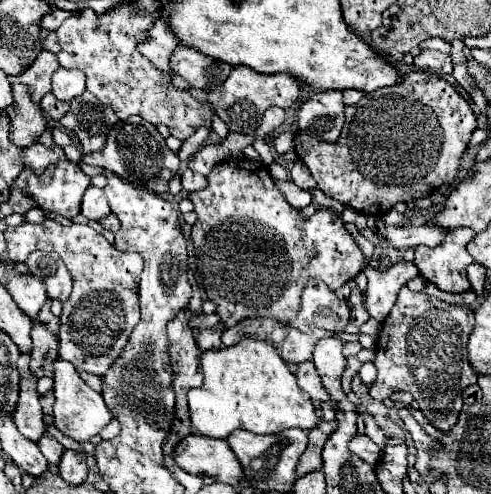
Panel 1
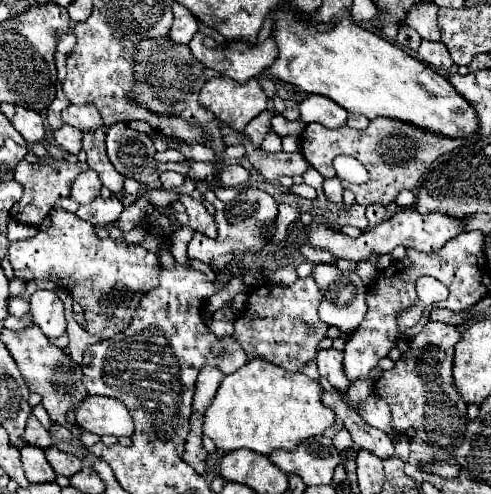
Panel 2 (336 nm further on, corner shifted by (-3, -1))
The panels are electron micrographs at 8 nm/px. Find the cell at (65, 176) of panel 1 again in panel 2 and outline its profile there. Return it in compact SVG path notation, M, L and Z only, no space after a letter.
M86 170L86 172L82 172L82 174L74 180L70 198L74 198L78 204L88 204L88 202L94 200L96 196L100 196L100 188L102 188L102 184L100 184L96 172Z

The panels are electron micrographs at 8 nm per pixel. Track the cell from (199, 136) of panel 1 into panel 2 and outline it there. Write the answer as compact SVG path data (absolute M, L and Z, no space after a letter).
M162 172L160 180L162 180L162 190L174 190L174 188L182 186L184 176L178 172Z

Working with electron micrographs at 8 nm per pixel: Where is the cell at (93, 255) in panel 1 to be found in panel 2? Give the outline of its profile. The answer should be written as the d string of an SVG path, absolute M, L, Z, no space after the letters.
M60 206L50 210L50 226L46 230L38 230L34 238L8 244L8 258L16 278L26 282L54 278L68 288L82 306L86 326L92 326L88 332L92 334L96 334L94 326L116 326L116 334L122 332L130 324L140 298L158 286L160 274L160 262L154 252L124 238L98 238L92 224Z

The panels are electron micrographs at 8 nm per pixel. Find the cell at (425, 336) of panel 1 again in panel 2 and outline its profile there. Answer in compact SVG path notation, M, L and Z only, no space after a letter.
M428 322L424 330L414 338L404 358L400 358L392 370L386 370L382 378L376 380L374 394L388 402L390 412L392 412L390 426L394 430L404 432L404 430L413 428L421 439L434 446L447 447L458 444L459 437L464 434L464 424L468 424L466 404L458 396L454 388L454 378L452 378L452 356L454 356L454 346L458 340L460 340L460 330L456 326L448 326L442 322Z

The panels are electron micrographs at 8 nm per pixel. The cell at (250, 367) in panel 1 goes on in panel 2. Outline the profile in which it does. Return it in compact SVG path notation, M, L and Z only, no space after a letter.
M256 358L256 360L248 360L246 366L238 368L236 372L228 374L222 380L212 404L204 412L202 432L204 436L212 438L216 448L220 448L222 452L248 448L248 450L268 456L274 450L290 452L306 438L324 434L324 430L330 428L332 424L334 424L334 412L322 404L322 386L318 380L312 380L300 372L288 372L276 364Z

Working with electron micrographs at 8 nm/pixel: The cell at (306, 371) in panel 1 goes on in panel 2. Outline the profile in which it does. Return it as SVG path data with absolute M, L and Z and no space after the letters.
M320 378L320 384L322 384L322 388L324 388L324 398L322 398L322 402L336 414L338 420L344 422L344 428L352 434L352 440L354 440L354 444L356 444L358 448L368 450L368 452L372 452L374 456L380 456L382 460L394 456L394 444L390 442L390 438L388 438L386 432L382 432L382 430L378 430L378 428L372 428L372 426L366 424L352 408L348 408L348 406L340 400L338 392L332 388L330 382L326 382L324 378Z

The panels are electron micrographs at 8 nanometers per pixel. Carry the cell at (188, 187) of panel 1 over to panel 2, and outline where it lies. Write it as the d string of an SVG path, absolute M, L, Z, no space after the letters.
M240 164L226 166L220 172L220 186L222 188L236 188L236 186L248 182L248 180L250 180L250 172Z

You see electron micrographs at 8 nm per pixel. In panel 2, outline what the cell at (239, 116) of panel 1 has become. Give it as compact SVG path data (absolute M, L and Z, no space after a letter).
M216 76L204 84L200 104L226 126L242 132L252 118L266 110L268 96L254 78L240 84L228 76Z

